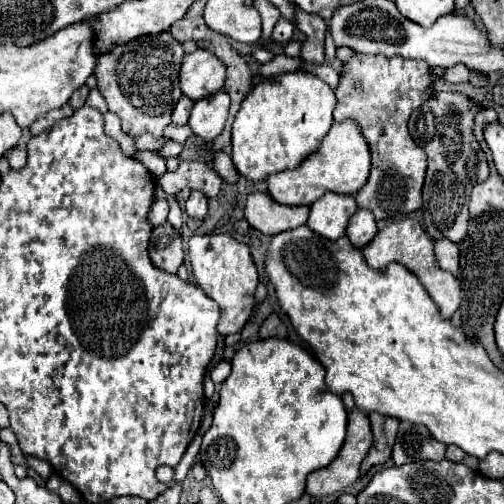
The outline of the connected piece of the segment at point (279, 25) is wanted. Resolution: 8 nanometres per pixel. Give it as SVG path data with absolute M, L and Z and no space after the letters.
M280 18L274 26L272 40L280 42L280 44L286 44L292 38L292 32L294 32L294 24L290 24L290 20L286 20L286 18Z

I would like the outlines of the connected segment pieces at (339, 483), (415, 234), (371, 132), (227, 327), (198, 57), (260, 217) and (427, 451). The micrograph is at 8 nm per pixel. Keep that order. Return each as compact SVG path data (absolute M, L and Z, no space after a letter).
M344 394L342 400L344 400L344 406L346 406L346 410L348 410L348 434L346 434L344 446L340 448L340 456L334 458L334 462L330 462L326 468L314 470L314 472L308 476L306 494L314 496L314 498L324 498L324 496L342 492L344 488L348 488L350 484L354 484L354 482L358 480L360 464L362 464L362 460L366 458L366 454L368 454L368 450L370 450L370 446L372 446L372 430L370 430L368 416L356 408L356 404L354 404L354 400L352 400L350 394Z
M402 220L402 222L392 222L390 226L382 228L374 240L362 250L366 262L370 268L382 268L390 262L398 262L404 268L412 270L412 274L422 282L422 286L426 288L426 292L430 294L430 298L434 298L434 302L438 304L440 312L444 318L450 318L460 302L460 282L450 274L450 272L442 272L442 268L436 264L434 258L434 244L430 240L430 236L426 236L426 232L420 228L420 224L416 220Z
M354 54L348 62L344 62L344 70L340 74L340 82L334 88L334 94L338 98L338 104L334 108L334 122L342 122L346 118L354 120L370 148L372 156L372 168L370 178L364 184L364 188L356 194L358 208L366 208L374 214L376 220L390 220L400 214L410 214L418 208L422 208L422 186L426 176L426 152L412 140L408 134L408 118L410 114L432 96L432 78L430 78L430 66L424 60L406 60L402 56L366 56L366 54Z
M206 234L192 236L190 242L190 264L198 286L220 306L222 318L218 322L218 334L228 336L238 332L252 314L254 290L258 286L258 270L252 260L250 248L244 242L234 240L230 234Z
M198 48L184 56L180 68L180 88L194 102L224 88L226 66L208 50Z
M250 194L246 200L246 208L244 208L244 218L250 222L250 226L262 234L274 236L276 232L286 232L286 230L294 230L298 226L302 226L308 220L308 206L282 206L278 202L272 202L268 194Z
M400 422L396 444L392 450L394 466L402 466L416 460L442 460L446 446L430 436L422 424Z

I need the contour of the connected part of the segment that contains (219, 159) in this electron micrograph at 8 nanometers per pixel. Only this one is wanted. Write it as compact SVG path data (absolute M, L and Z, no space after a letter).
M216 152L214 158L216 158L216 160L214 160L214 170L218 172L218 176L220 176L222 180L234 184L234 182L238 180L238 172L236 172L236 168L234 168L234 162L232 162L230 154L228 154L228 152Z

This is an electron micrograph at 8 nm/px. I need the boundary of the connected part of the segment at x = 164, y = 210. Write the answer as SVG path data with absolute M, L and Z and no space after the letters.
M154 200L150 212L148 212L148 220L152 222L152 226L160 226L166 222L168 216L168 202L166 200Z

